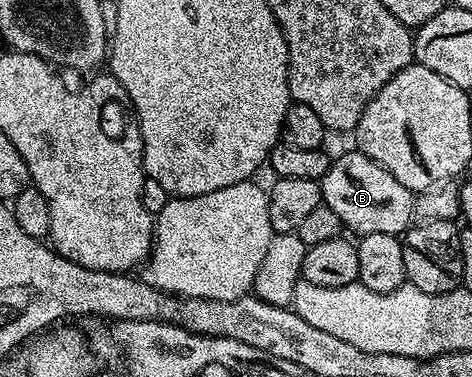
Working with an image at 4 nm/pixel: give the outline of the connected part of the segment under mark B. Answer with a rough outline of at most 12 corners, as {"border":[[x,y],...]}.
{"border":[[363,151],[335,158],[322,202],[347,232],[401,236],[414,196]]}

